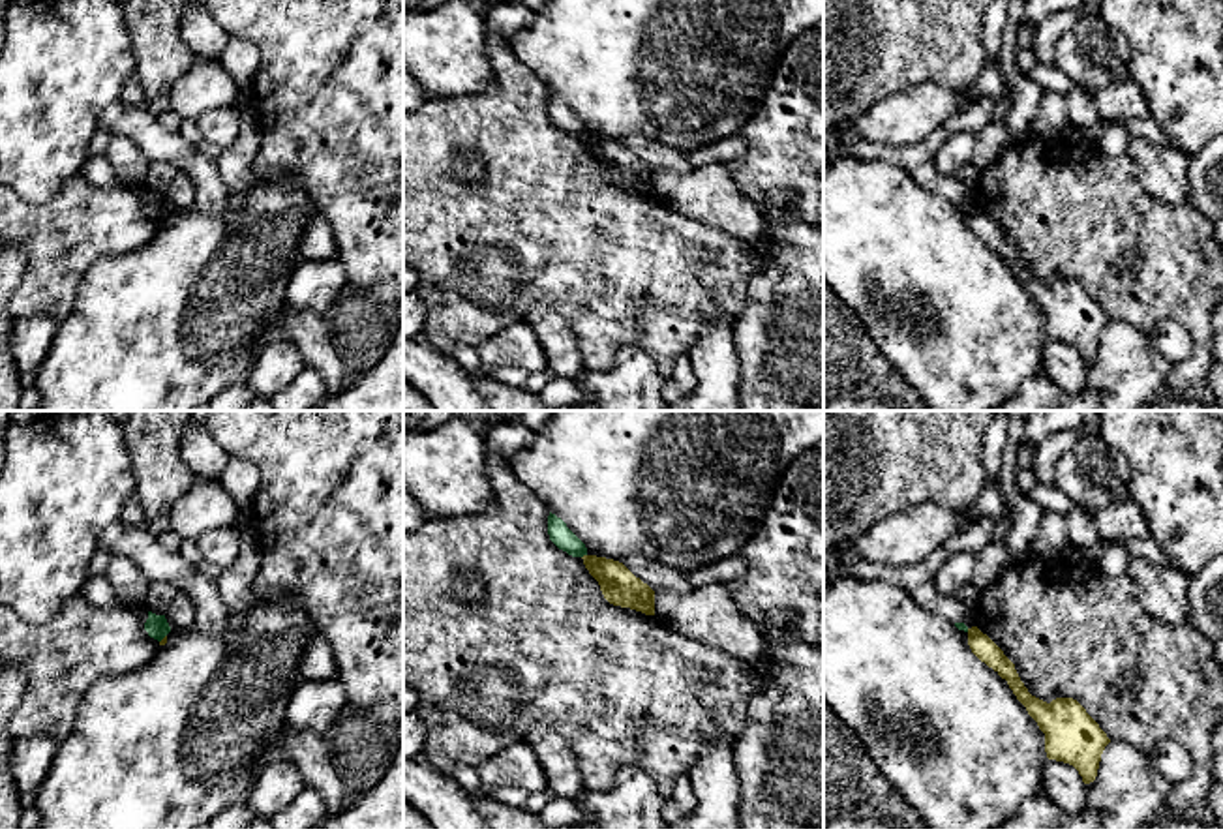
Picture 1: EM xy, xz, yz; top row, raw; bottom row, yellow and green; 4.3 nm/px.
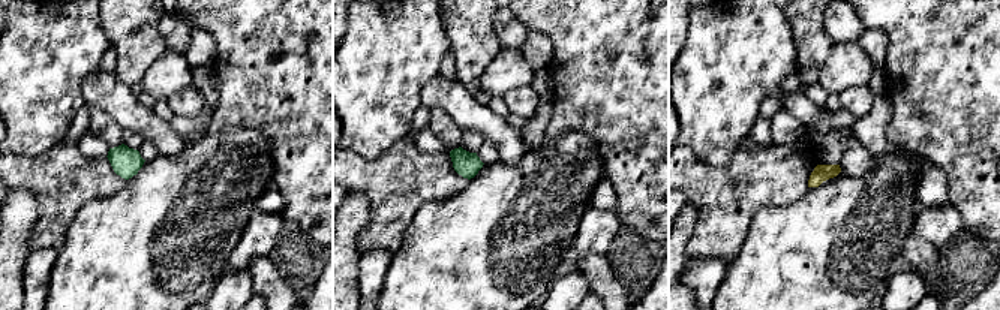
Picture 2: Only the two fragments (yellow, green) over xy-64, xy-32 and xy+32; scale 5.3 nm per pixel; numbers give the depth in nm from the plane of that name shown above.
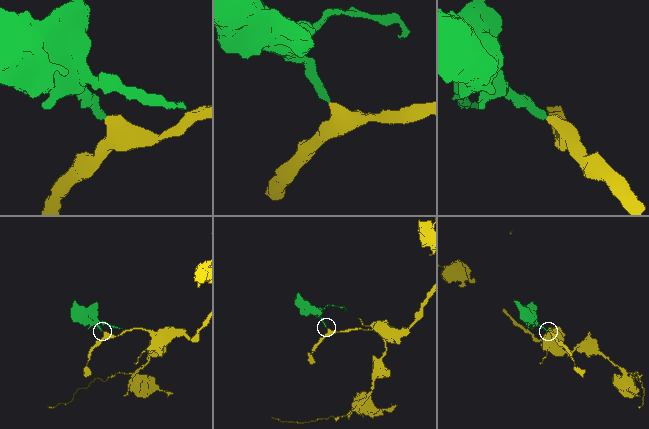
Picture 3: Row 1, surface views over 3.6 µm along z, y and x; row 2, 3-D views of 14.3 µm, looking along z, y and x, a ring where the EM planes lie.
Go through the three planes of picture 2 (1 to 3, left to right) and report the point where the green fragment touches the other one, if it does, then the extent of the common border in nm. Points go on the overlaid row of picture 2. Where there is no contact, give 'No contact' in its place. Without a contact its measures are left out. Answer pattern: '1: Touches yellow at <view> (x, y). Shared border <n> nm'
1: No contact
2: No contact
3: No contact

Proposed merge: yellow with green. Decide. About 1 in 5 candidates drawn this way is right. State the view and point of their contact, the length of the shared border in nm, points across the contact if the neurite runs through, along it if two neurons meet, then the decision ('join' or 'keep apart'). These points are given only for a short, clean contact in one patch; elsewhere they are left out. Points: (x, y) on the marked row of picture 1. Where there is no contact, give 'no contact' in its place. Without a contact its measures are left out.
xz (584, 556) | 30 nm | along xz (586, 554), (582, 557) | keep apart

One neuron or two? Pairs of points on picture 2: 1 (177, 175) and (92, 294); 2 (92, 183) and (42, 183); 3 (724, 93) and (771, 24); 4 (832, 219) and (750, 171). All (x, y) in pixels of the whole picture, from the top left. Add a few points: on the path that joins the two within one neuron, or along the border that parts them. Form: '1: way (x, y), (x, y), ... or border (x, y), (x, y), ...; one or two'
1: way (168, 205), (149, 232), (117, 264); one
2: way (80, 178), (54, 178); one
3: way (724, 77), (724, 71), (754, 41); one
4: border (808, 187), (796, 201), (763, 208); two

